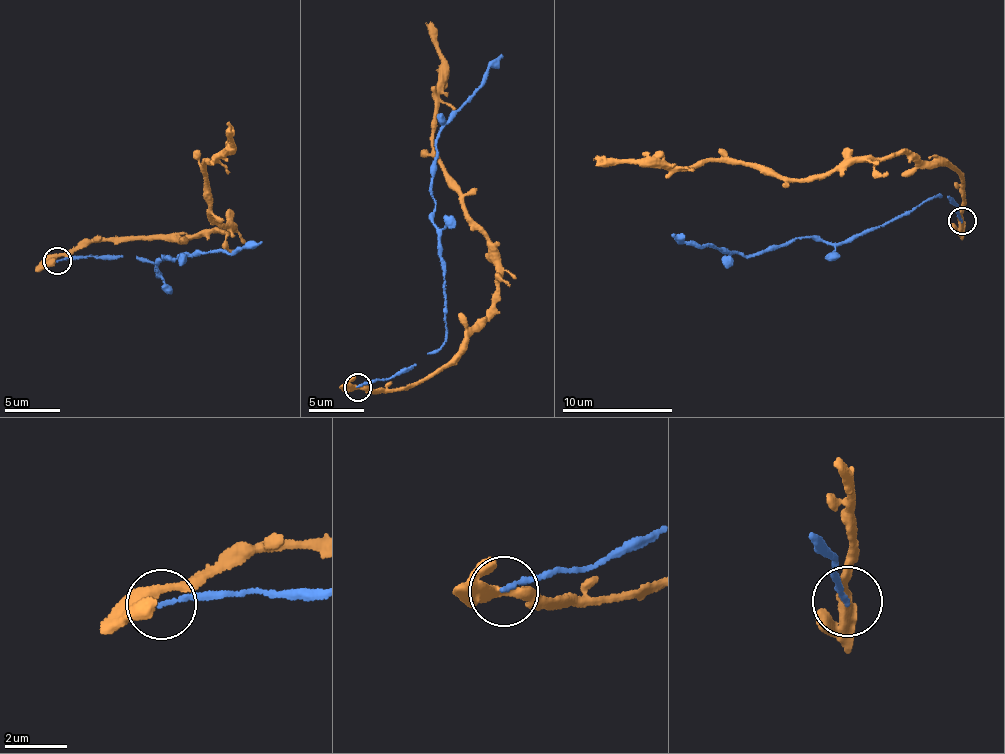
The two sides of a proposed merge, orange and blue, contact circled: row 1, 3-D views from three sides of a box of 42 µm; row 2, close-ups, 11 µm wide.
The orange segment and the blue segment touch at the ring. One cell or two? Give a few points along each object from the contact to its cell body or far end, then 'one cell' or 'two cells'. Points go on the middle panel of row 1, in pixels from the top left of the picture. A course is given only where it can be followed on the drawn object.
orange runs (357, 386), (429, 379), (486, 315), (497, 289), (495, 254), (434, 146), (442, 53), (425, 23); blue runs (357, 386), (405, 373), (443, 343), (446, 304), (432, 223), (435, 140), (500, 54); one cell

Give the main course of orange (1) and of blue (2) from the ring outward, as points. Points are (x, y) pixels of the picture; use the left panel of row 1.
1: (57, 259), (91, 242), (227, 232), (233, 221), (223, 225), (208, 210), (203, 166), (234, 141), (226, 122)
2: (57, 259), (142, 257), (152, 262), (158, 275), (156, 266), (164, 257), (218, 248), (229, 253), (260, 241)

